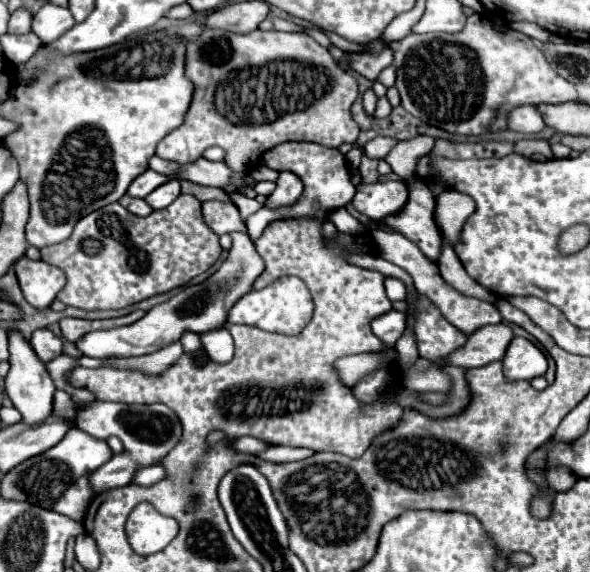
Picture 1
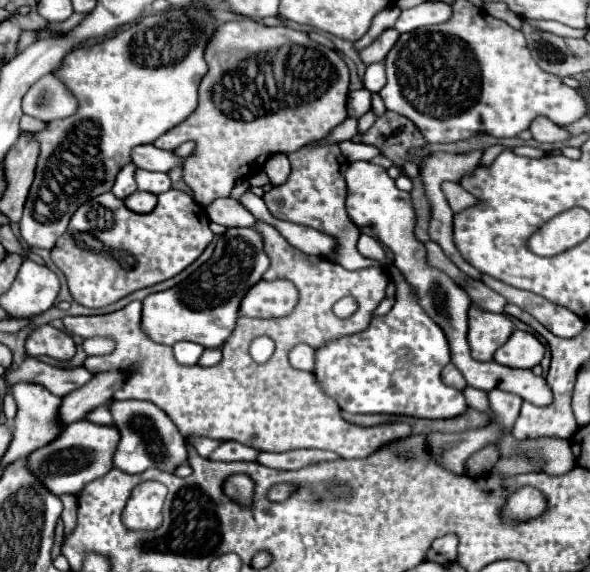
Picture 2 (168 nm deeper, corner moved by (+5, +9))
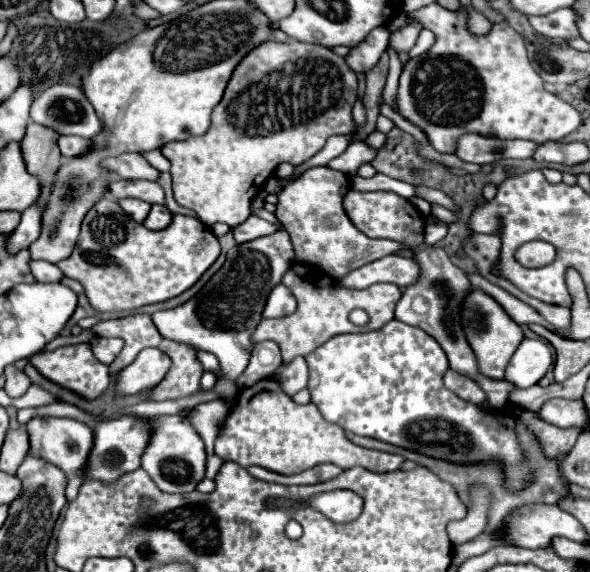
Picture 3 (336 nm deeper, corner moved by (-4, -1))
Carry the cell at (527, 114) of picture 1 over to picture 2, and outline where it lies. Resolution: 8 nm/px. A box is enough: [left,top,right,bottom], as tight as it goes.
[529,115,569,143]

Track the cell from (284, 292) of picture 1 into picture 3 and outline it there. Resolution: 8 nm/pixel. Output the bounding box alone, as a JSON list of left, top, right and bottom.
[264,285,296,317]

